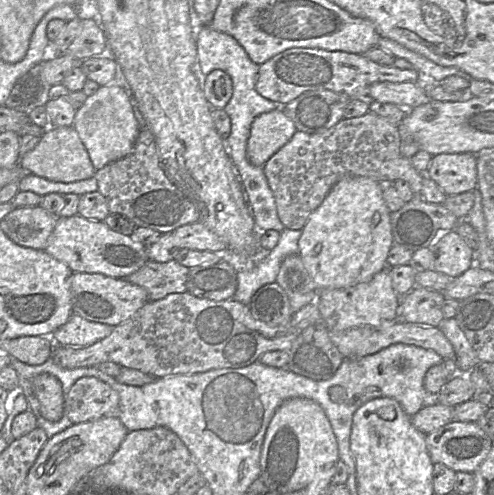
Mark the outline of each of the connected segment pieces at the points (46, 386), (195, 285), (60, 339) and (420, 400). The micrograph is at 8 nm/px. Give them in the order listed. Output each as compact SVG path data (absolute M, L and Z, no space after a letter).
M48 373L39 374L33 379L33 390L40 403L41 415L52 422L60 420L64 413L64 395L59 379Z
M226 261L189 268L186 292L214 301L232 299L237 289L237 271Z
M72 314L68 321L54 331L56 345L88 347L108 337L114 326L89 321L78 314Z
M403 343L392 344L377 353L361 358L344 358L334 376L322 383L343 383L348 399L345 404L346 413L352 411L352 420L355 411L365 402L377 397L395 399L403 410L412 416L425 405L437 403L437 394L432 394L424 388L423 380L427 370L443 362L442 356L431 349L425 349Z

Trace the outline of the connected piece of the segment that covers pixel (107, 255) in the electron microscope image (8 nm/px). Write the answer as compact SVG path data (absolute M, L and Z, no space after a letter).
M78 214L58 219L44 251L65 263L73 272L99 273L123 279L149 260L147 247L142 243L112 230L103 221L90 220Z

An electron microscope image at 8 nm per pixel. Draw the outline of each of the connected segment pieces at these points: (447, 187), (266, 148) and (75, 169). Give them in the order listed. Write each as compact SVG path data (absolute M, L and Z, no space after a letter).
M472 153L435 155L425 174L447 196L474 191L477 188L477 155Z
M282 107L258 115L251 124L247 141L249 162L263 167L296 131L294 122L284 113Z
M49 126L40 137L38 144L20 158L20 167L27 173L55 182L75 182L95 175L89 154L73 126Z

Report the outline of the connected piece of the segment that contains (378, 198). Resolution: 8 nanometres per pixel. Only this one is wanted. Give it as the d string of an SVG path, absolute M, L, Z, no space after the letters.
M346 177L331 188L323 202L310 214L298 242L298 255L317 291L325 288L347 288L367 282L387 267L388 253L394 245L390 213L382 195L382 184L371 178Z

